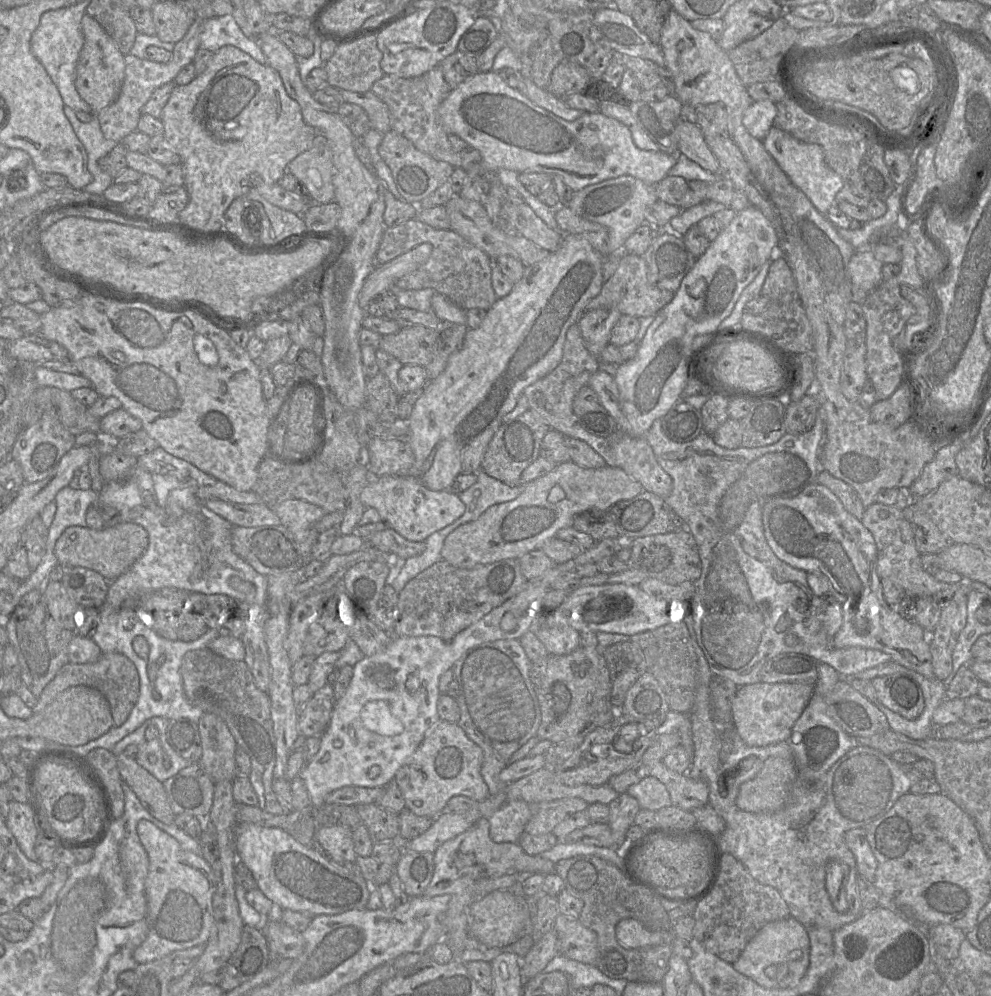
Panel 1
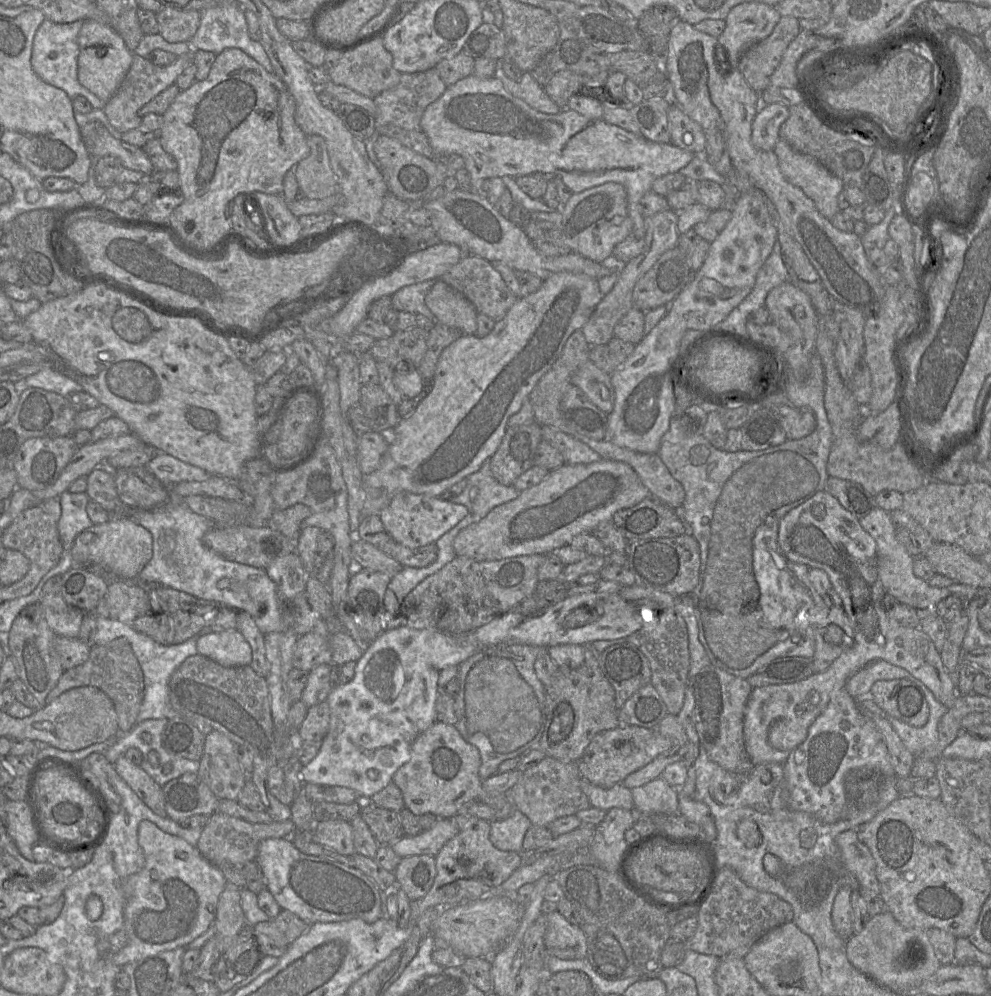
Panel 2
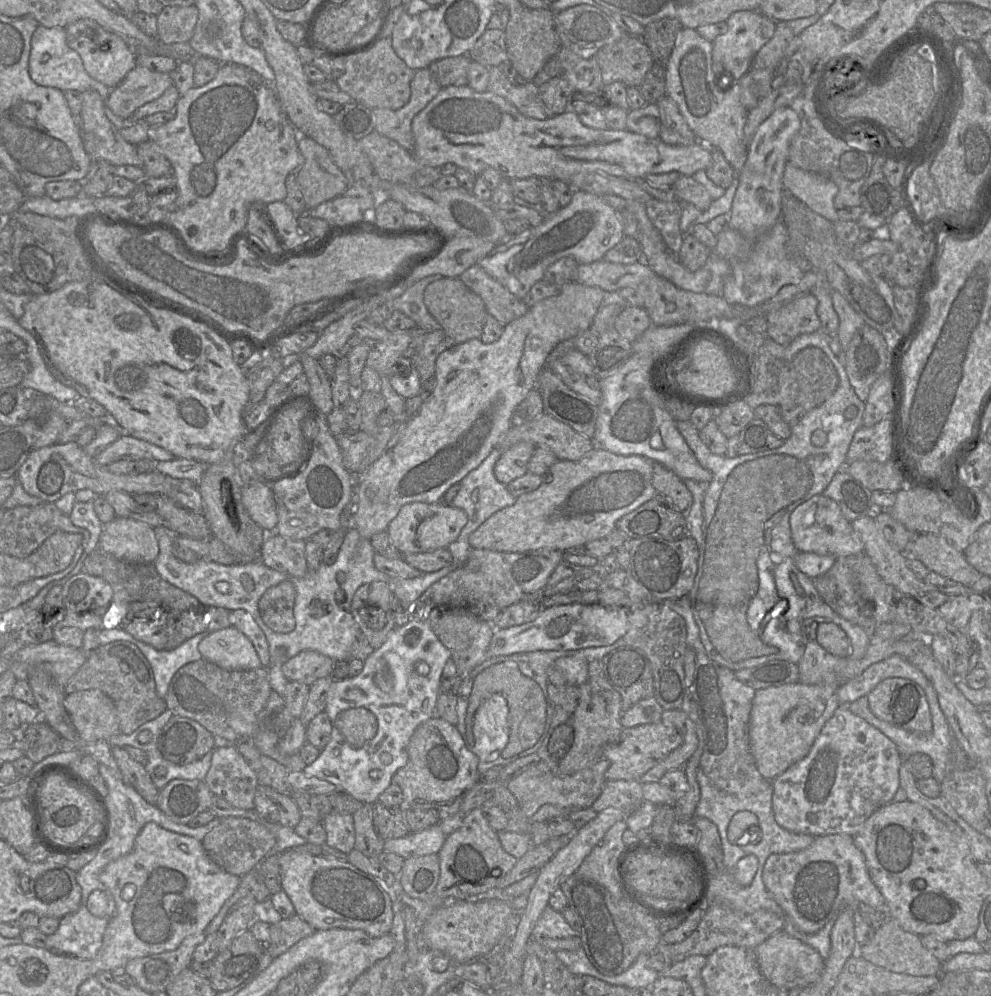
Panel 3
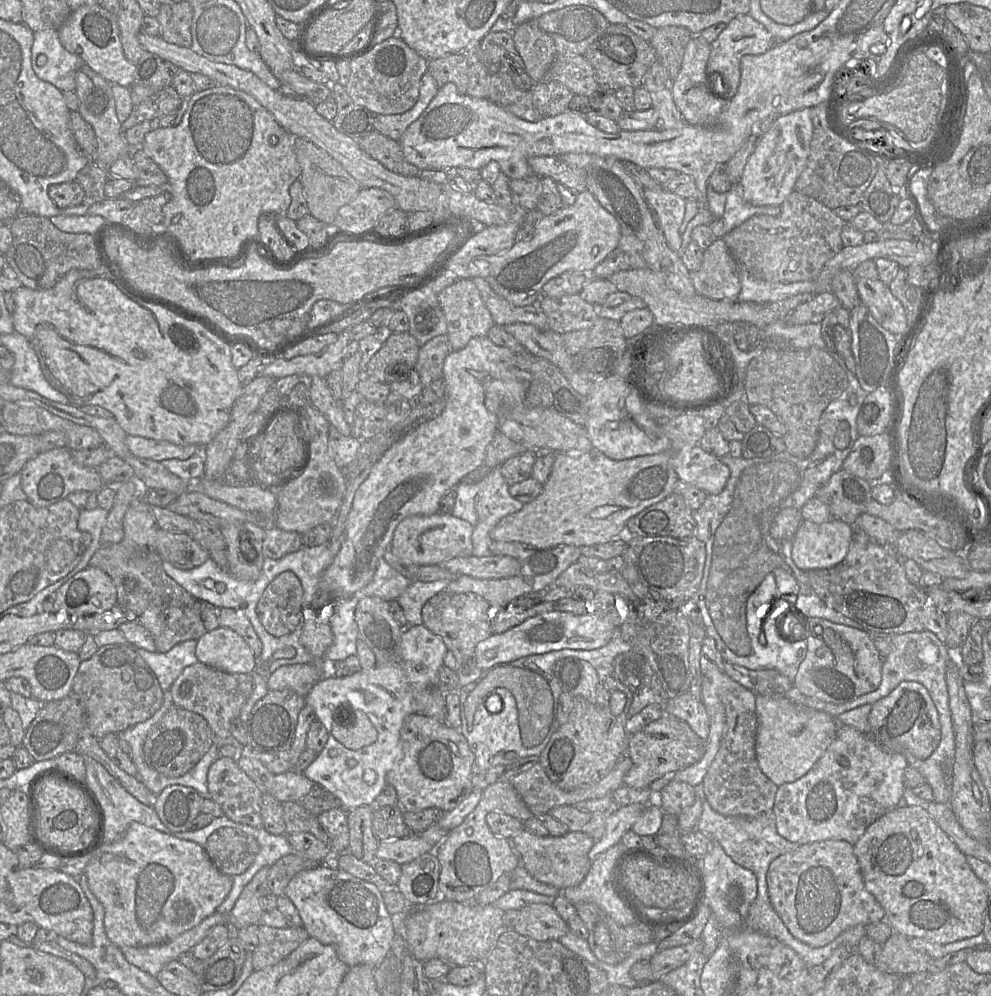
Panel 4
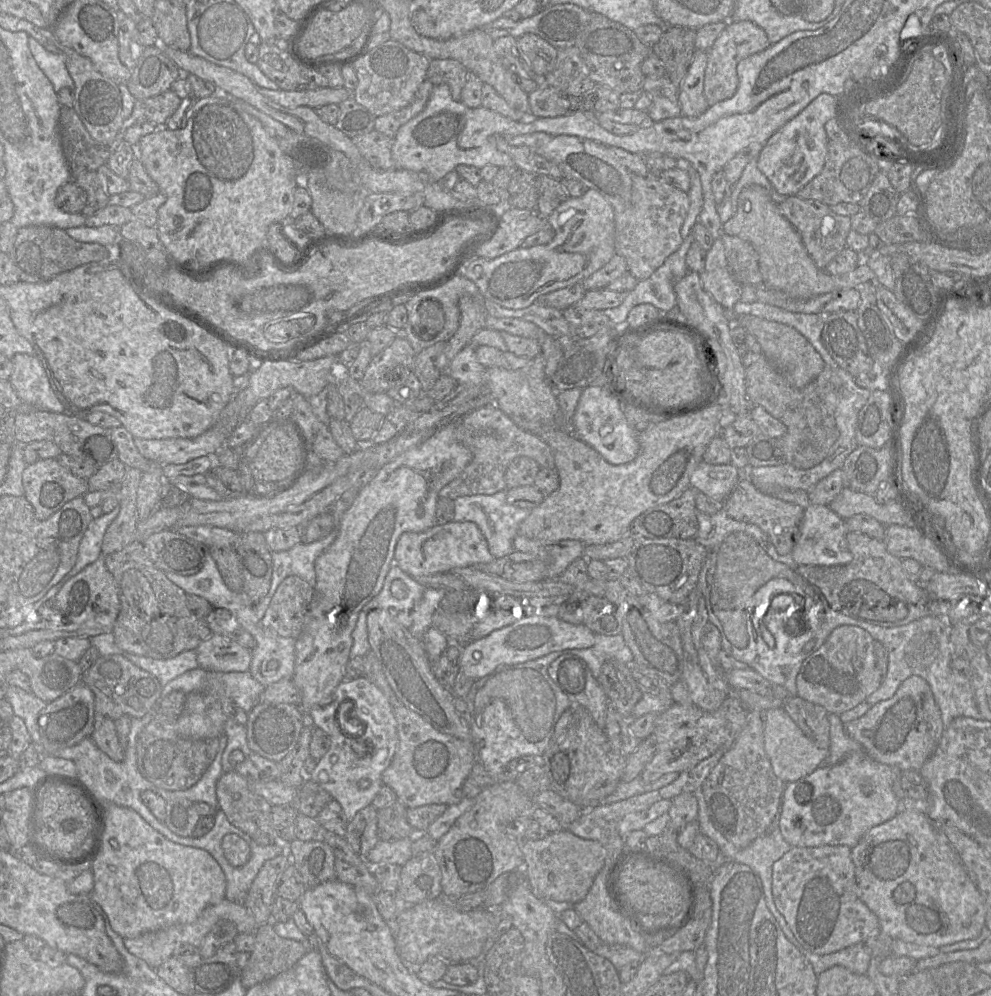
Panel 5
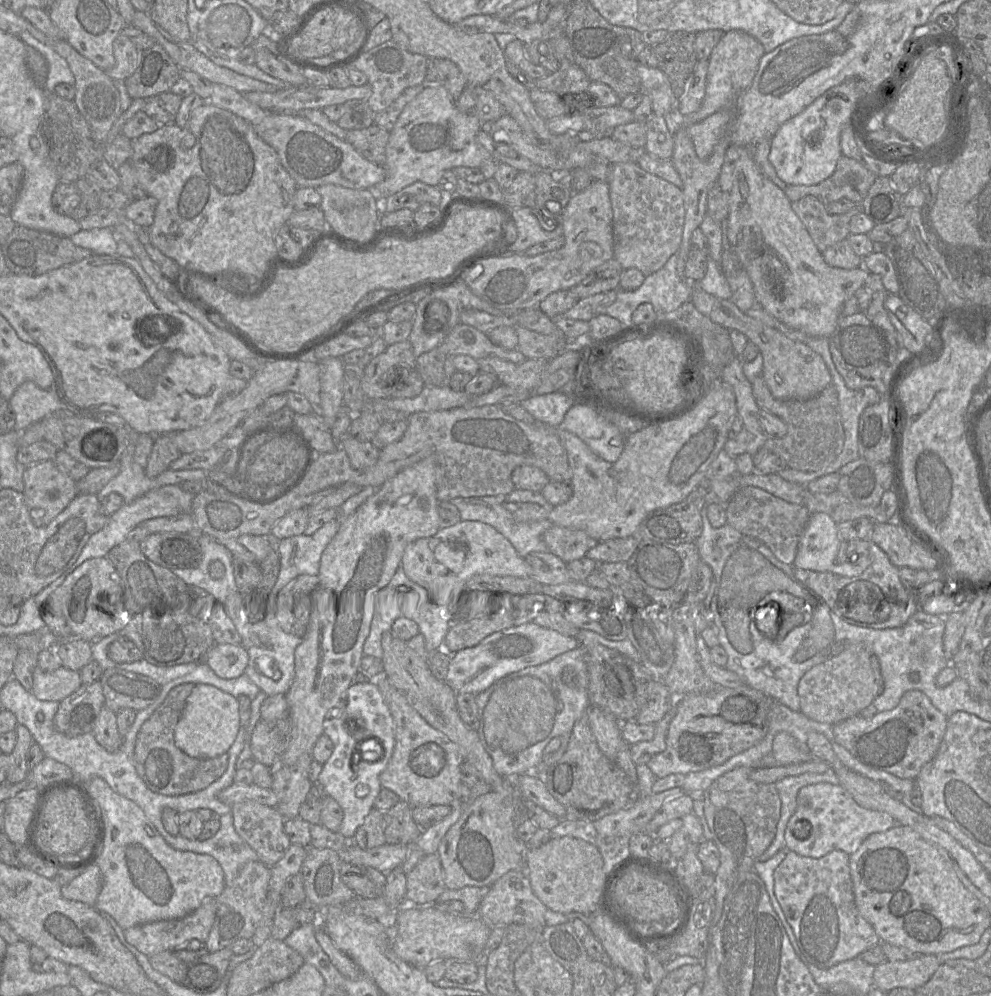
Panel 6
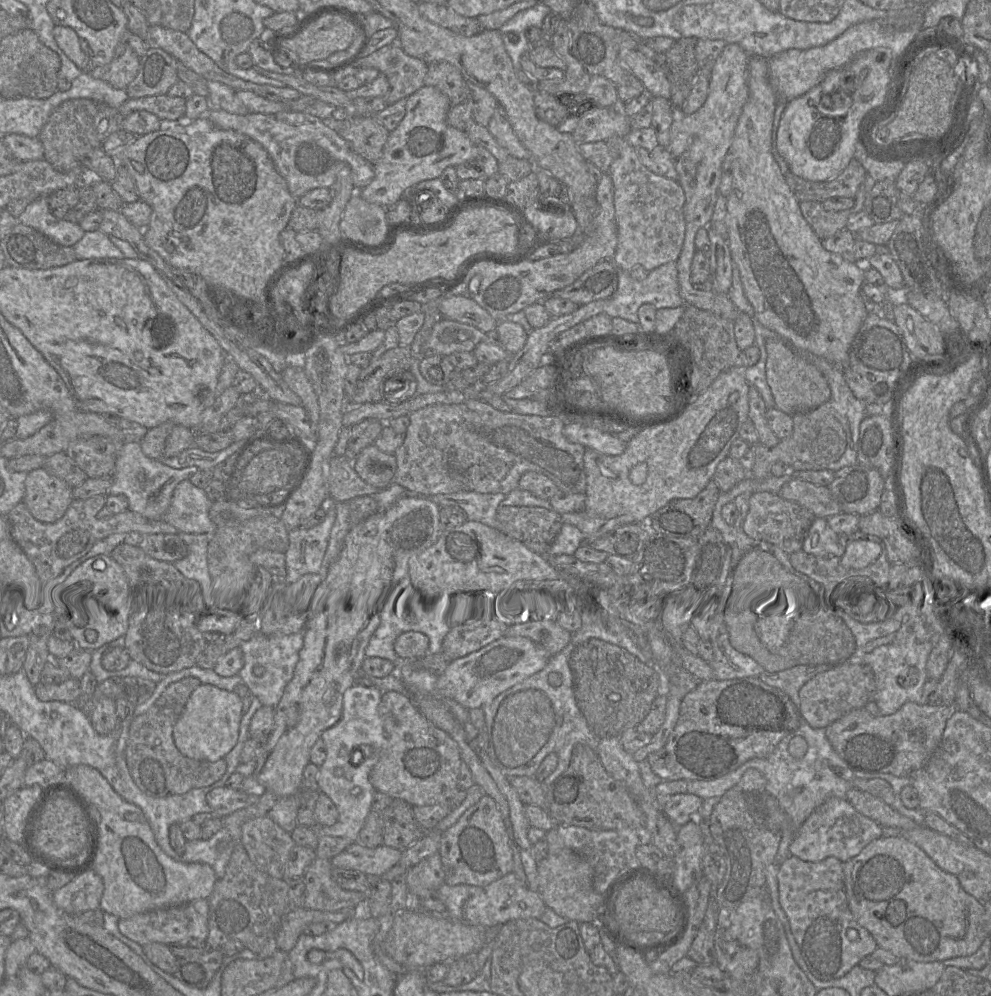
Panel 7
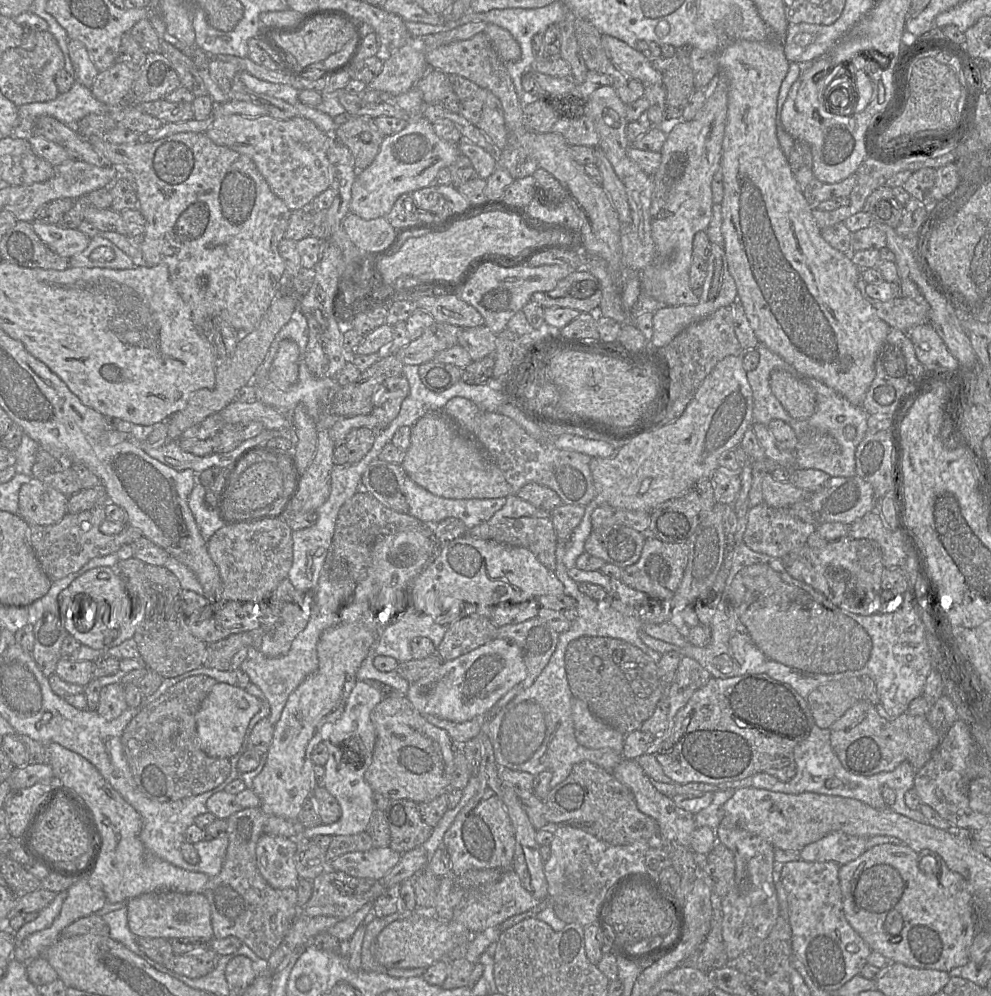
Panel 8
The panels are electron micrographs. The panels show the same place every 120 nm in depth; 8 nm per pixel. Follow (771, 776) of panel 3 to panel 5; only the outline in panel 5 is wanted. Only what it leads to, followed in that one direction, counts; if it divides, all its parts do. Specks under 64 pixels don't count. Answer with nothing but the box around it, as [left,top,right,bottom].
[764,707,830,784]

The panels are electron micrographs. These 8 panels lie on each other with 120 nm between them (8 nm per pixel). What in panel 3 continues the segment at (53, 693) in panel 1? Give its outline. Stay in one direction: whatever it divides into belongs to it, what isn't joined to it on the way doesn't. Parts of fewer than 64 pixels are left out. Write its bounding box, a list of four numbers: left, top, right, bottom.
[64,640,166,734]

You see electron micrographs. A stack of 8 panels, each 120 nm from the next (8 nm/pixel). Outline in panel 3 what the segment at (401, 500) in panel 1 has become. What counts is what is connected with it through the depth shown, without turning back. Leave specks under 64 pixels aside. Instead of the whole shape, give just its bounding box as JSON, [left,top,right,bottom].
[386,502,467,555]

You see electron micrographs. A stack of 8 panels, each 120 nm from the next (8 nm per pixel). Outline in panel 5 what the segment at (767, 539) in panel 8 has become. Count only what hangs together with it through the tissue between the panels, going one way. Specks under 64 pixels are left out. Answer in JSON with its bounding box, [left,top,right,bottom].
[723,477,805,555]

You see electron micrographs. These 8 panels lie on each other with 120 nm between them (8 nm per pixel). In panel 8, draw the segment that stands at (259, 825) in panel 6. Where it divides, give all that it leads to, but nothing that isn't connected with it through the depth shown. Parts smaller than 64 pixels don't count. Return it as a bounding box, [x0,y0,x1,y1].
[256,835,299,889]

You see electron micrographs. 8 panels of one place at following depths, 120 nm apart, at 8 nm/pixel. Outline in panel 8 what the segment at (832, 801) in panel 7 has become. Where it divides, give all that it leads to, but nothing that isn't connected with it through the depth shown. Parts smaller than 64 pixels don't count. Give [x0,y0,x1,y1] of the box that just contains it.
[800,832,867,864]

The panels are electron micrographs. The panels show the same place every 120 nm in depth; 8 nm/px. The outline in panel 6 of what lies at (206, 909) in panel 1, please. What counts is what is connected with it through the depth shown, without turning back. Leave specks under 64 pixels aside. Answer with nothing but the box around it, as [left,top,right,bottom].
[80,776,225,930]

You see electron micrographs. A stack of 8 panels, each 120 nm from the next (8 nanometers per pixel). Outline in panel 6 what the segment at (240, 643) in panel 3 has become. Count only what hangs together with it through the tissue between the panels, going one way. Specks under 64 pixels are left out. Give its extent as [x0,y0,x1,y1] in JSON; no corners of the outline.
[205,644,249,678]

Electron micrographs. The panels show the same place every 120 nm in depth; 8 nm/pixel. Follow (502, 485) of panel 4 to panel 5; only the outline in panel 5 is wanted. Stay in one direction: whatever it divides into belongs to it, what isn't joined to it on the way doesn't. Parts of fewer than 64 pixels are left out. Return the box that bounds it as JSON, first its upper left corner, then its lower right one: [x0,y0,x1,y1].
[453,490,531,559]

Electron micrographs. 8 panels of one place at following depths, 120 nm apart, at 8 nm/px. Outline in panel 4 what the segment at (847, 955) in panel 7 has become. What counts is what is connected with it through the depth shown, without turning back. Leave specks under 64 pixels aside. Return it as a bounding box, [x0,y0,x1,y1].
[767,840,885,947]

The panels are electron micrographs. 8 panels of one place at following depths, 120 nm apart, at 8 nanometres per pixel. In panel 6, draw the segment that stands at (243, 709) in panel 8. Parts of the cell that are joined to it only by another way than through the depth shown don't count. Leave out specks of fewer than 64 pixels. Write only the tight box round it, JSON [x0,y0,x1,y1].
[174,684,240,758]

